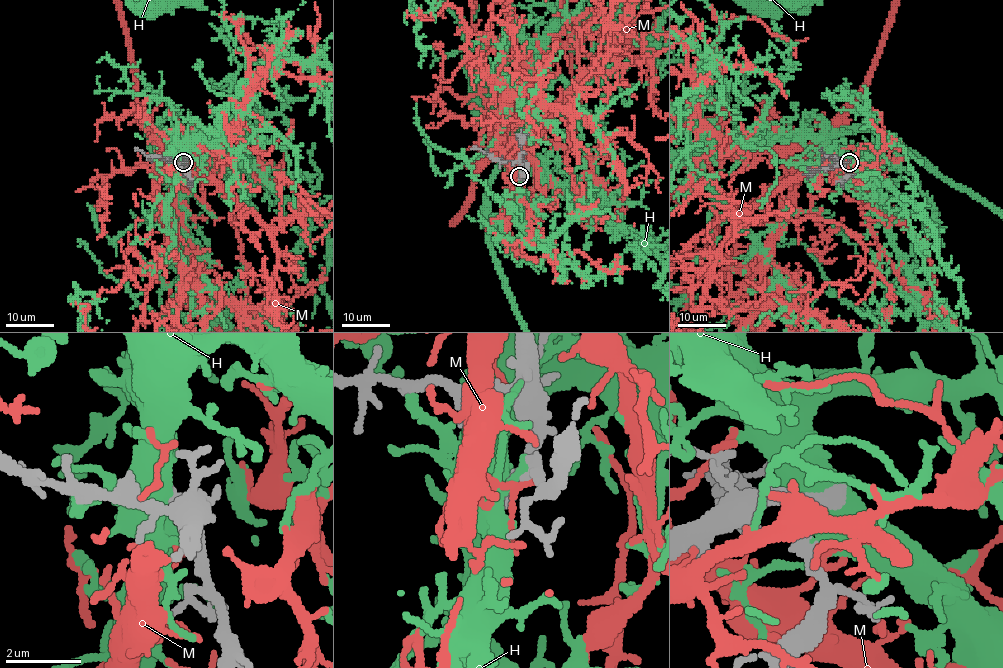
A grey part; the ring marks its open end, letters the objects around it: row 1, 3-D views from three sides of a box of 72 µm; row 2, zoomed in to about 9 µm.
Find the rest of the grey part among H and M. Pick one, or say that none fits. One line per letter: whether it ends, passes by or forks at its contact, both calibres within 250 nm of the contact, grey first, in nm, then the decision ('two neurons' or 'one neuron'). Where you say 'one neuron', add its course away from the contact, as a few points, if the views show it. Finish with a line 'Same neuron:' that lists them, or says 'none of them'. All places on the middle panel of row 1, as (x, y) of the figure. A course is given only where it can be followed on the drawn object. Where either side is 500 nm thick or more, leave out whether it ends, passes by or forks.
H: calibres 320 and 600 nm; two neurons
M: it passes by; calibres 320 and 140 nm; two neurons
Same neuron: none of them

